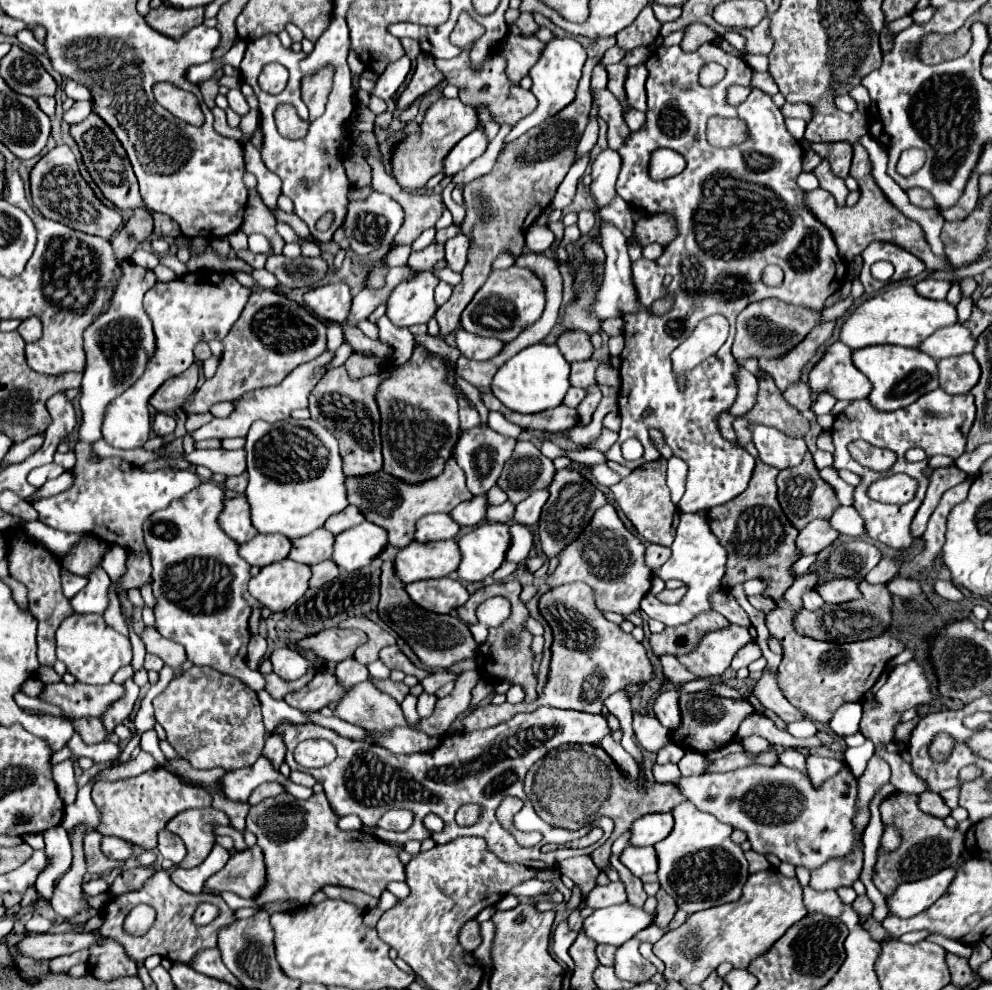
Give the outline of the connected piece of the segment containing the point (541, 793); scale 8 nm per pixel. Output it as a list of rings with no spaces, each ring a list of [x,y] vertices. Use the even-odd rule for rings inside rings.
[[[572,746],[556,756],[546,756],[540,762],[538,772],[528,772],[524,780],[524,790],[533,802],[534,809],[544,822],[554,824],[556,828],[576,830],[590,822],[576,822],[576,820],[590,820],[590,816],[608,816],[614,820],[614,832],[610,840],[592,854],[594,864],[604,872],[610,866],[610,846],[612,842],[630,828],[630,824],[652,812],[670,812],[672,806],[684,802],[684,796],[678,792],[674,784],[660,784],[660,782],[642,782],[640,792],[640,780],[628,780],[620,772],[614,761],[601,747]],[[534,784],[534,788],[533,788]],[[534,790],[534,793],[533,793]],[[564,816],[564,818],[556,818]]]

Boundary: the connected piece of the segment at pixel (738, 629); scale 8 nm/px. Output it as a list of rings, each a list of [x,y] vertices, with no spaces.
[[[730,624],[724,630],[708,632],[694,652],[678,656],[678,660],[698,678],[720,678],[734,654],[748,642],[752,642],[748,628]]]

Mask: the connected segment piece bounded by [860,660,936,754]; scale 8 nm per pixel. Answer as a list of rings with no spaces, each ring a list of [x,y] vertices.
[[[916,660],[906,662],[906,664],[900,664],[900,666],[896,666],[896,668],[890,670],[888,682],[876,692],[876,700],[880,702],[880,708],[870,710],[870,712],[864,712],[862,722],[860,722],[860,732],[874,742],[876,754],[884,754],[884,750],[880,750],[880,744],[892,740],[894,726],[898,724],[900,714],[904,710],[908,710],[908,708],[914,708],[914,706],[920,706],[920,704],[928,704],[934,698],[936,696],[930,692],[930,682],[928,682],[928,678],[924,674],[924,668]]]

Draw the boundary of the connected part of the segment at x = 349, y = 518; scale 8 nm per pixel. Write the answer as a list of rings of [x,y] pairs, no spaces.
[[[348,506],[348,508],[344,508],[344,512],[330,516],[328,524],[324,524],[324,528],[330,530],[332,534],[340,534],[340,532],[344,532],[344,530],[348,530],[348,528],[360,524],[360,522],[364,522],[362,512],[356,506]]]

